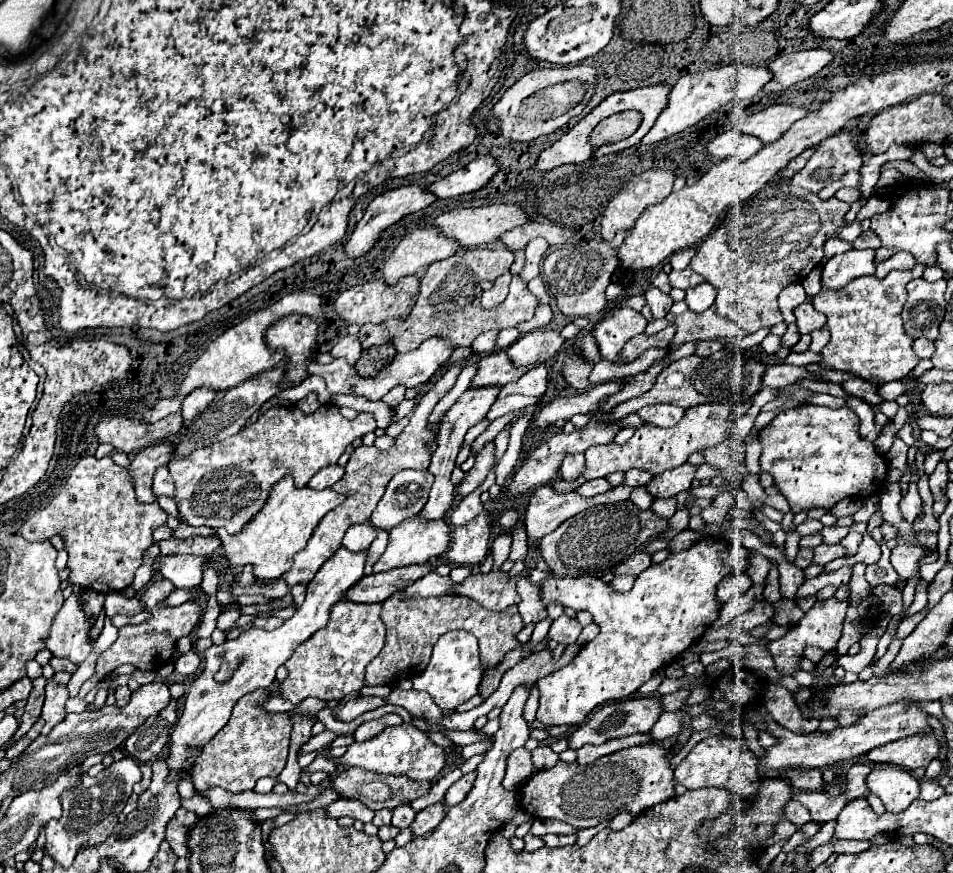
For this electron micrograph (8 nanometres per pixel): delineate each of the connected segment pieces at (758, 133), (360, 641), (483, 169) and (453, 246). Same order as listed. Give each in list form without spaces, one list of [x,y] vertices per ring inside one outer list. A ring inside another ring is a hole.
[[[774,104],[756,114],[750,114],[742,124],[740,132],[760,138],[764,144],[778,140],[796,120],[804,118],[808,112],[804,108],[788,106],[788,104]]]
[[[348,600],[334,604],[328,624],[298,646],[286,662],[288,678],[280,684],[280,696],[298,704],[308,696],[334,700],[360,690],[364,686],[364,668],[384,646],[386,630],[380,620],[380,610],[380,604],[356,604]]]
[[[478,156],[468,166],[428,186],[428,190],[434,192],[438,198],[454,198],[454,196],[478,192],[490,182],[494,174],[498,174],[498,170],[500,166],[492,156]]]
[[[418,228],[408,232],[394,248],[390,258],[382,266],[382,278],[386,284],[396,284],[400,278],[416,274],[432,262],[454,256],[460,244],[452,238],[444,238],[436,228]]]

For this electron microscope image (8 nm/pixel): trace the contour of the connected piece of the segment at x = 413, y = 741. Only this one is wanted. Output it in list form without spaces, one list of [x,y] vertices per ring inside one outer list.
[[[400,724],[400,726],[388,726],[382,734],[378,734],[372,740],[366,742],[354,742],[348,746],[346,754],[338,758],[338,764],[342,768],[360,766],[364,770],[372,770],[378,774],[394,774],[394,776],[408,776],[412,780],[428,780],[432,782],[438,772],[444,768],[444,750],[436,746],[424,732],[416,730],[412,724]]]

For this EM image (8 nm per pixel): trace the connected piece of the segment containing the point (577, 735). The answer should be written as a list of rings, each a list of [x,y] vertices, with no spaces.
[[[630,698],[630,700],[610,702],[602,708],[598,708],[582,726],[578,726],[568,736],[568,748],[578,750],[584,744],[604,744],[612,738],[622,738],[622,736],[630,736],[630,734],[638,734],[638,732],[648,732],[662,712],[664,710],[662,710],[658,698]]]

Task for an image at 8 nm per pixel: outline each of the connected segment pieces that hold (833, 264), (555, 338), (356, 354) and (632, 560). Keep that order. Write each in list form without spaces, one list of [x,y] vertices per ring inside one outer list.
[[[850,250],[846,254],[830,258],[822,266],[822,286],[836,290],[852,282],[852,278],[874,274],[874,256],[874,250]]]
[[[534,330],[522,334],[512,346],[506,348],[506,352],[516,366],[540,366],[552,358],[562,344],[564,338],[558,330]]]
[[[344,336],[340,342],[336,342],[330,350],[330,354],[334,358],[346,358],[350,366],[354,366],[360,358],[360,352],[362,352],[362,346],[358,342],[358,336]]]
[[[636,552],[634,556],[630,556],[626,562],[622,562],[616,570],[614,576],[622,576],[622,574],[632,574],[638,576],[642,570],[646,570],[650,566],[650,556],[646,552]]]

